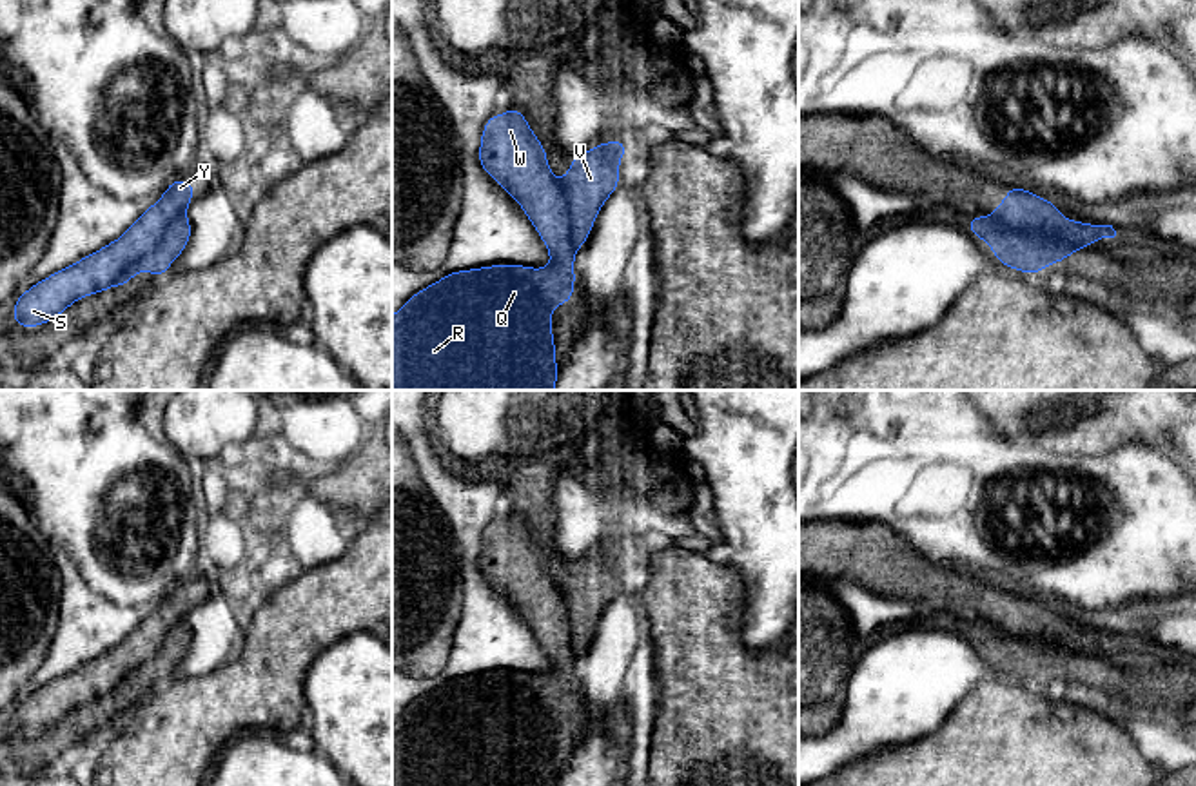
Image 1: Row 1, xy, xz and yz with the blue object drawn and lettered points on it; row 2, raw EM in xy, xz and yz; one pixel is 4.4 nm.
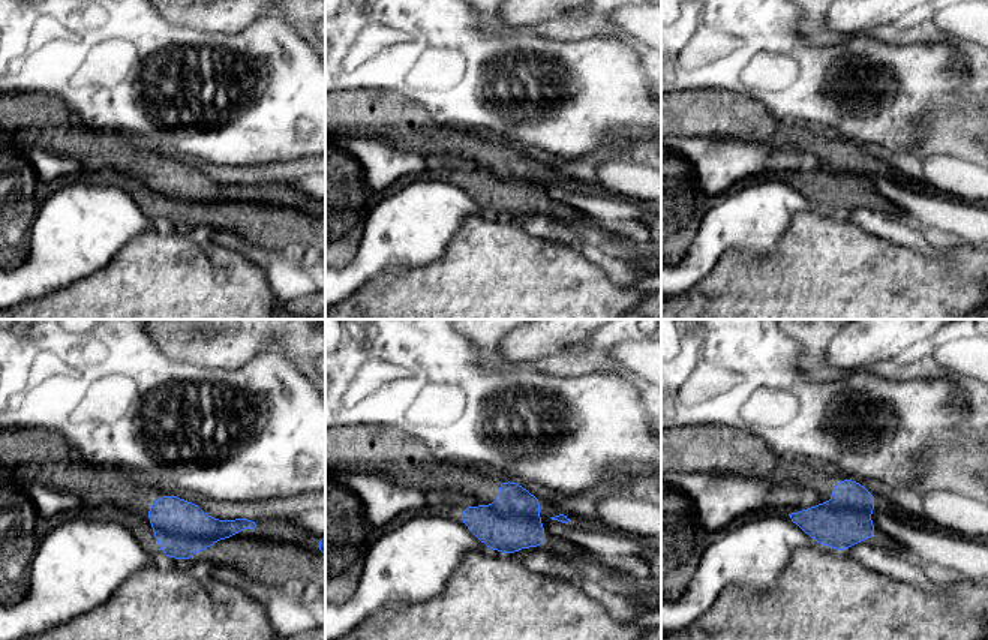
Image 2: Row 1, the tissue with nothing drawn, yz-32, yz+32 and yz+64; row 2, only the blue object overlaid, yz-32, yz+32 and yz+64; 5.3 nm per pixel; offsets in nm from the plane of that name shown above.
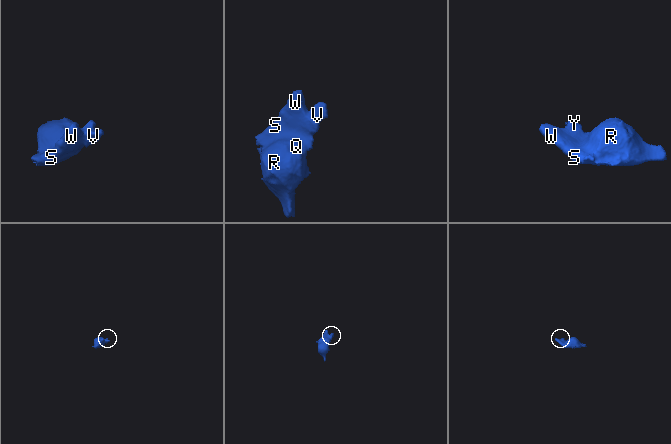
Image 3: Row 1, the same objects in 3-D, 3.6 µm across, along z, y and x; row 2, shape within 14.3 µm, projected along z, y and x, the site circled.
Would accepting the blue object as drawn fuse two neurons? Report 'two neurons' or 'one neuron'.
two neurons

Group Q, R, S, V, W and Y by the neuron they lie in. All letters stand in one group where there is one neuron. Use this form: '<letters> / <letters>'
Q R S W Y / V

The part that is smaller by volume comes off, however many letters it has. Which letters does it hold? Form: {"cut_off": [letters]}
{"cut_off": ["V"]}

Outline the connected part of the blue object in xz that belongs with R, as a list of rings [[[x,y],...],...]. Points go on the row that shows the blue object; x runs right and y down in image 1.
[[[515,105],[486,120],[477,160],[521,205],[552,263],[546,269],[501,263],[456,270],[412,294],[392,316],[392,390],[555,388],[559,367],[550,310],[573,298],[577,252],[564,183],[552,174],[543,143]]]

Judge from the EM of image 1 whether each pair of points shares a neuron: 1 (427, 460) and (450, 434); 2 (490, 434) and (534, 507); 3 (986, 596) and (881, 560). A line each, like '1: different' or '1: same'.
1: different
2: same
3: same

